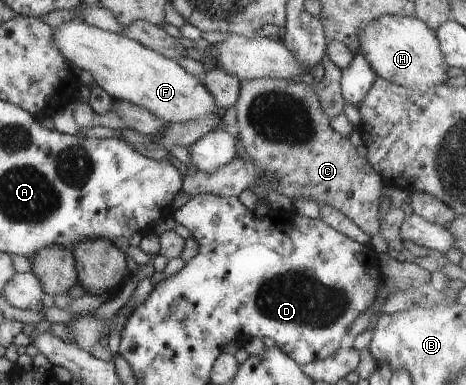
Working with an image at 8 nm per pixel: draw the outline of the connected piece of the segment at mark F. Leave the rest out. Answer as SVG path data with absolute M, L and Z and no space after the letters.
M64 21L58 29L52 30L52 44L58 47L68 64L88 71L114 100L129 101L166 123L186 123L206 115L223 114L212 94L196 76L186 72L176 60L168 59L128 37L87 22Z

